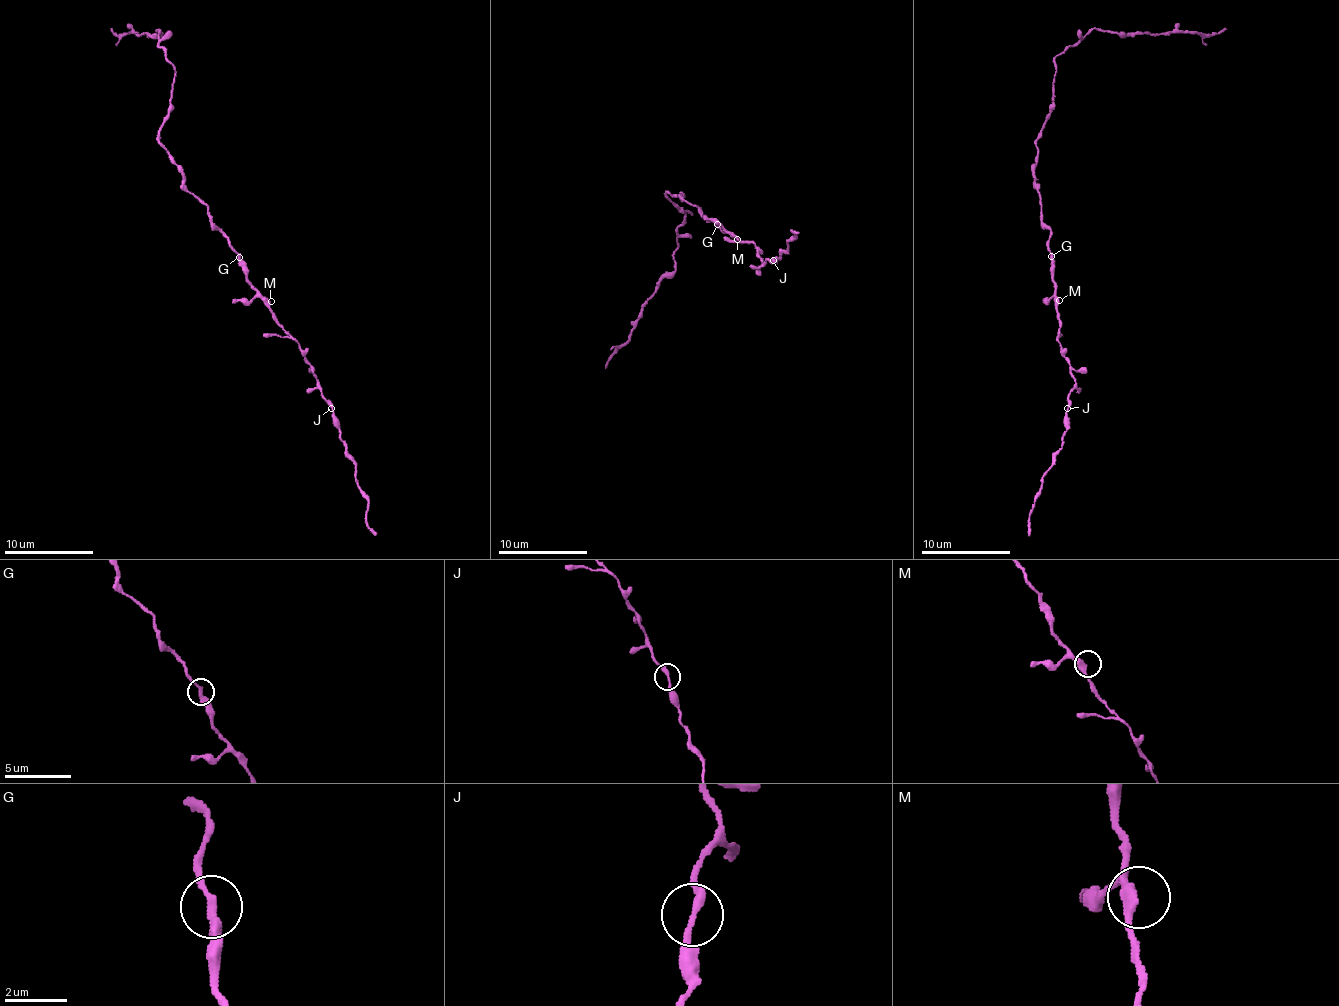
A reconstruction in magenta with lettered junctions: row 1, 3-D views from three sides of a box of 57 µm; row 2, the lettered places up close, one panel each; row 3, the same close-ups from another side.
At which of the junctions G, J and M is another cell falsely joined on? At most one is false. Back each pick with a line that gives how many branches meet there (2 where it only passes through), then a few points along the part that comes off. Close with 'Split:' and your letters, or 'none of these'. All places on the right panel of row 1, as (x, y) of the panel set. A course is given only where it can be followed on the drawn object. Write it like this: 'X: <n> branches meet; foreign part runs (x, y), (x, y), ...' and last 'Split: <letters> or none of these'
Split: none of these

